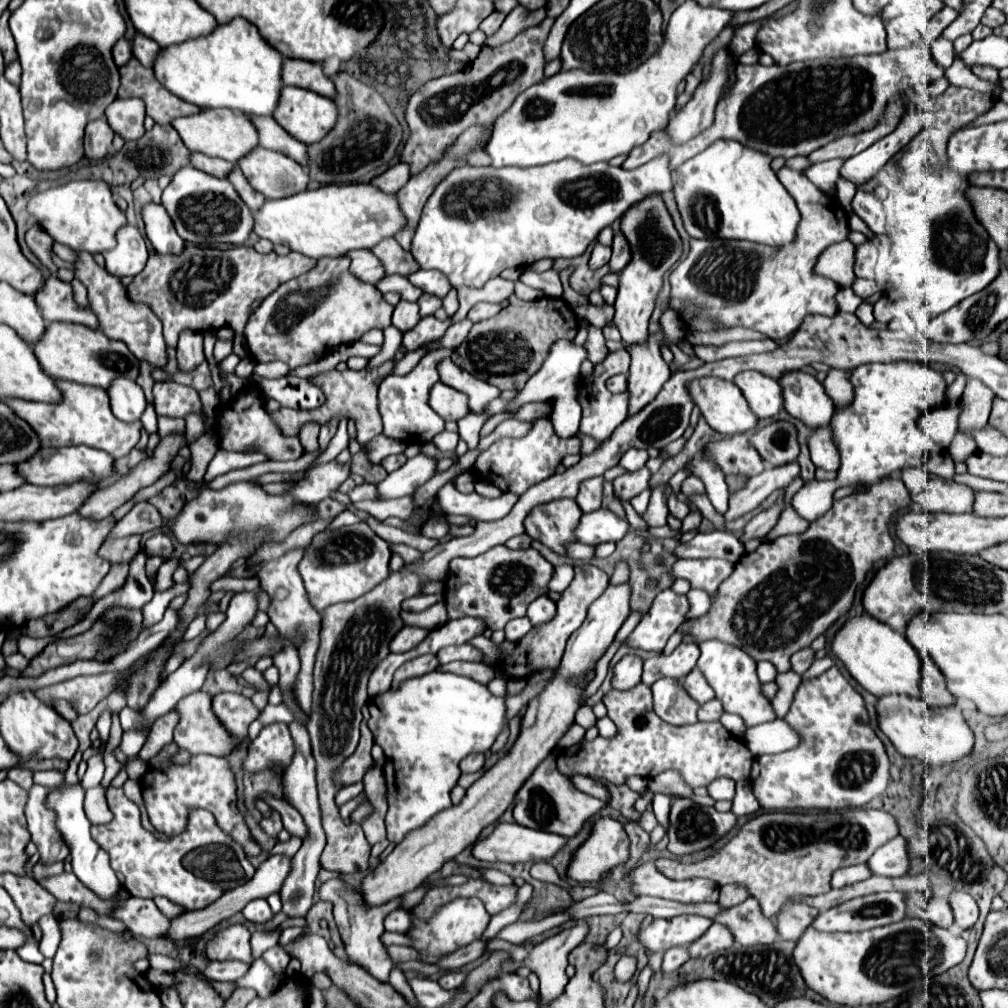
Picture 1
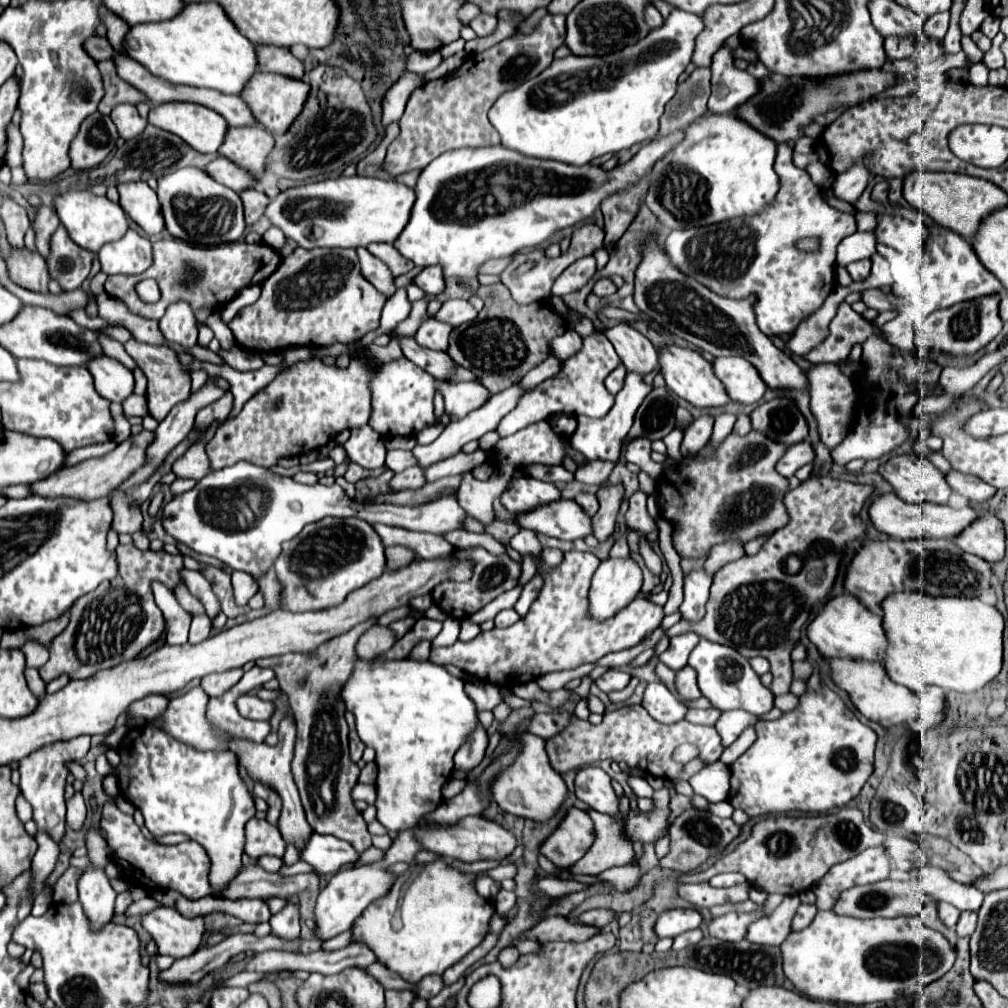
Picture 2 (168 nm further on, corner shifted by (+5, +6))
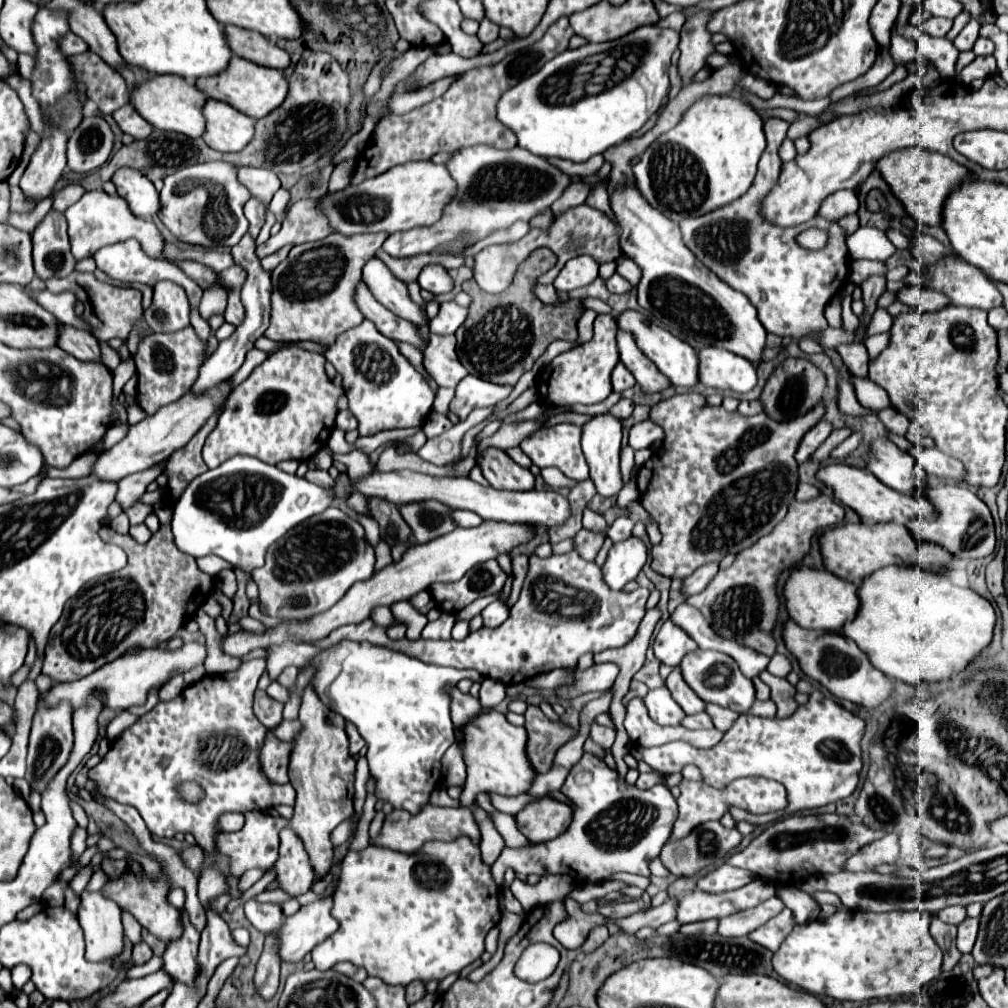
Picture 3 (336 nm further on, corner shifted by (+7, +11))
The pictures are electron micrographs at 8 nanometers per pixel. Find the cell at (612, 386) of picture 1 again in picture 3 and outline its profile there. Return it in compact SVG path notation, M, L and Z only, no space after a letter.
M617 363L613 369L613 375L611 375L611 385L613 385L615 393L621 393L635 385L635 377L627 371L627 367L623 363Z

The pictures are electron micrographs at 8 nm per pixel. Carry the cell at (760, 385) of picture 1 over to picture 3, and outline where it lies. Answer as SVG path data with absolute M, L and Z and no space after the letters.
M703 347L697 351L699 357L699 383L721 391L747 393L755 387L757 375L751 361L735 353Z

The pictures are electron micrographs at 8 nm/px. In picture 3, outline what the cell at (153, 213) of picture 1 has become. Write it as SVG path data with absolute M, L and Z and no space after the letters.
M121 167L115 171L111 181L137 217L151 217L159 211L159 193L141 171Z

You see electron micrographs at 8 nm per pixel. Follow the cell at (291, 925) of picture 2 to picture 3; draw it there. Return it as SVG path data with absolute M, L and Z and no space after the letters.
M277 933L267 935L263 955L257 963L257 971L253 977L257 993L269 1001L279 987L279 959L277 959Z

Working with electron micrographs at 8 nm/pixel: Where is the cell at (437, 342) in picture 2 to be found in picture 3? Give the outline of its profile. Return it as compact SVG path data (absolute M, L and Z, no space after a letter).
M435 333L423 351L423 367L439 387L455 387L467 375L455 353L455 337L437 337Z

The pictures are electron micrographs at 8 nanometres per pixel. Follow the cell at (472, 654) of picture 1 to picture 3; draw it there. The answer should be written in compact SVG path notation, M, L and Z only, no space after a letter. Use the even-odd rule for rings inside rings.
M575 551L551 555L547 559L531 555L521 595L509 609L509 619L495 629L481 627L479 631L469 633L463 641L391 641L383 627L375 625L371 619L365 619L357 625L343 625L311 645L327 649L341 639L369 641L373 645L407 653L409 657L417 657L425 663L453 669L475 669L483 677L501 681L505 685L517 685L539 673L575 667L583 653L599 653L611 647L627 645L635 637L637 627L645 617L647 597L647 589L635 589L631 593L611 591L605 585L599 567L595 563L581 561ZM575 611L589 613L585 617L575 617Z

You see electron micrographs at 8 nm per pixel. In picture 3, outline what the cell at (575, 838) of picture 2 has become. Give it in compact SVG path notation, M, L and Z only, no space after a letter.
M543 797L543 799L531 801L525 809L517 813L515 819L517 819L519 831L531 843L543 843L561 835L569 827L573 819L573 811L565 803Z

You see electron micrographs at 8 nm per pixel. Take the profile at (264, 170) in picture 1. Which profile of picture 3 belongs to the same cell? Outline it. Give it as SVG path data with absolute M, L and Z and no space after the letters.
M207 99L203 117L203 141L217 151L241 151L253 139L253 119L223 101Z

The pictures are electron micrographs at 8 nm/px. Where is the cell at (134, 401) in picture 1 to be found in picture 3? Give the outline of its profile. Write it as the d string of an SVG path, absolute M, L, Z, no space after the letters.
M59 323L57 329L57 345L71 353L73 357L81 359L81 361L99 361L101 359L101 351L99 351L99 341L85 329L73 327L73 325L65 325Z

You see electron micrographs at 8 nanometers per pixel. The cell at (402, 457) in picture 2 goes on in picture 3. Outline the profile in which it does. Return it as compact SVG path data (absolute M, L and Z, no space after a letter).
M475 409L469 413L467 419L463 419L461 423L453 425L449 431L433 437L433 439L427 439L427 443L419 449L419 457L423 457L425 461L433 463L433 465L447 465L447 463L453 463L455 459L459 459L461 455L461 441L463 441L463 435L479 425L487 415L491 413L491 409Z

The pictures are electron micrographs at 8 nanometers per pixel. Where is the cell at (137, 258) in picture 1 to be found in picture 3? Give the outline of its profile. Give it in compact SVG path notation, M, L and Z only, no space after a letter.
M127 239L127 241L121 241L121 243L113 243L113 245L107 245L103 249L99 249L95 255L93 255L95 263L97 263L97 269L101 269L103 273L107 273L111 279L115 281L121 281L121 283L143 283L143 285L155 285L157 281L163 281L163 279L169 279L173 283L179 283L183 285L183 289L187 291L189 295L189 301L191 305L199 305L201 301L201 295L203 291L189 279L185 277L185 273L181 273L173 263L167 263L167 261L153 261L151 257L145 255L145 251L141 249L141 243L139 241L133 241L133 239Z

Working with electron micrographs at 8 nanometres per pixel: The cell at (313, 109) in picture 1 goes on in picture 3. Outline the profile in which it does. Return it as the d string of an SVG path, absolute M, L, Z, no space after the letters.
M237 55L231 57L231 61L223 73L217 73L217 77L199 77L199 81L195 85L207 97L217 99L217 101L225 101L227 105L239 109L241 113L245 113L253 119L265 117L265 113L269 113L277 105L281 105L281 101L285 99L285 93L289 89L287 81L283 79L283 75L279 71L245 61L243 57L237 57Z

